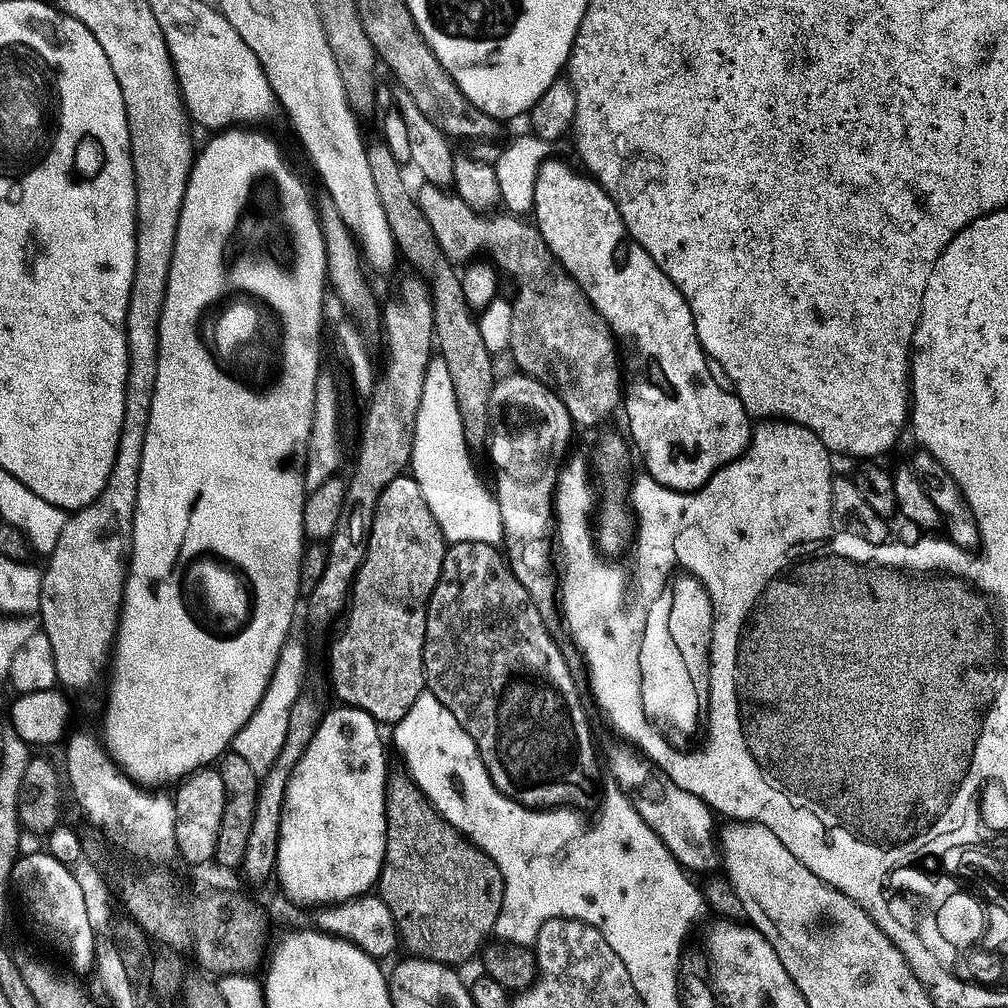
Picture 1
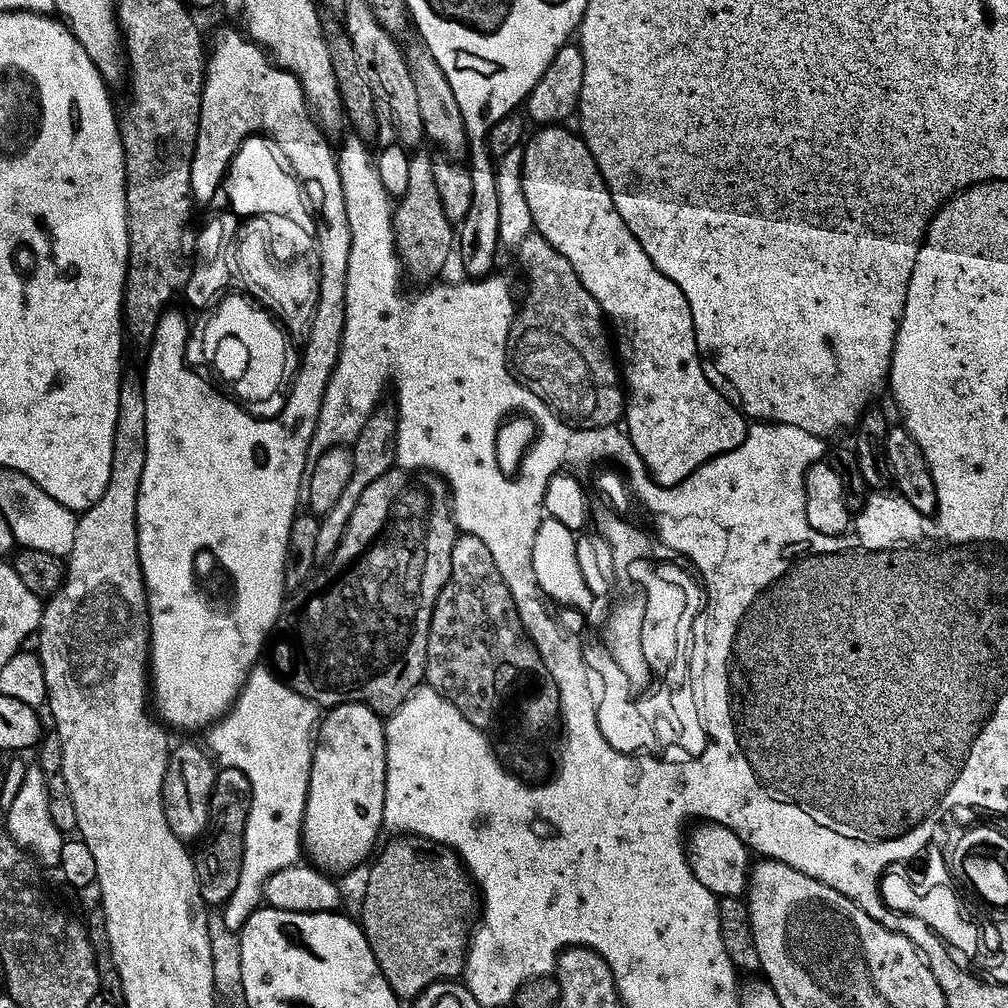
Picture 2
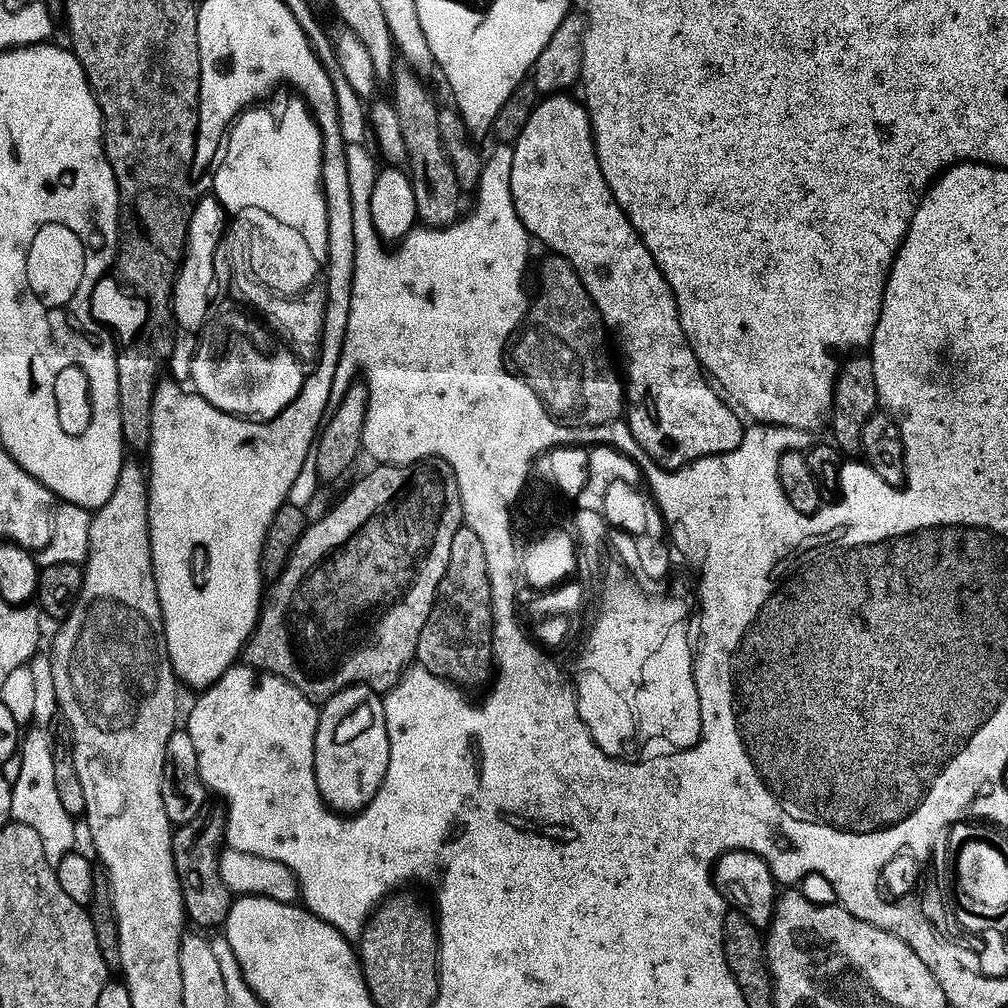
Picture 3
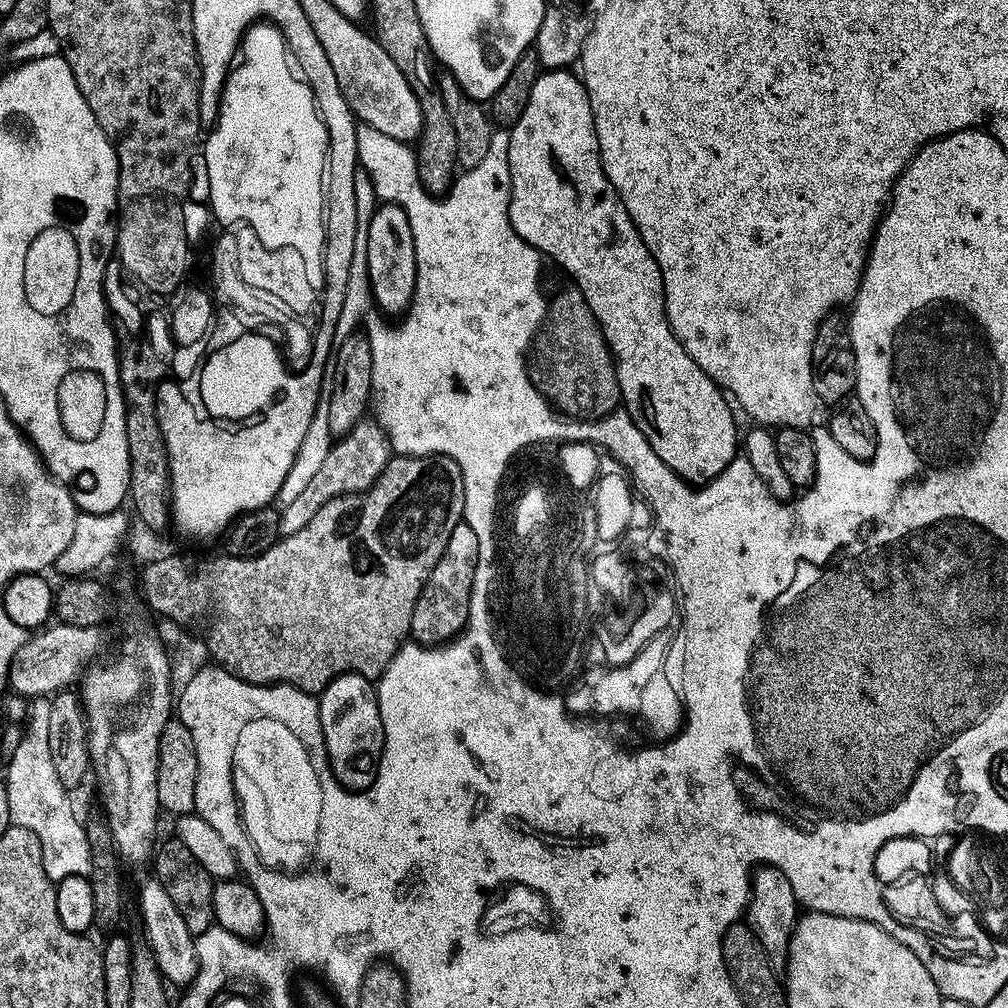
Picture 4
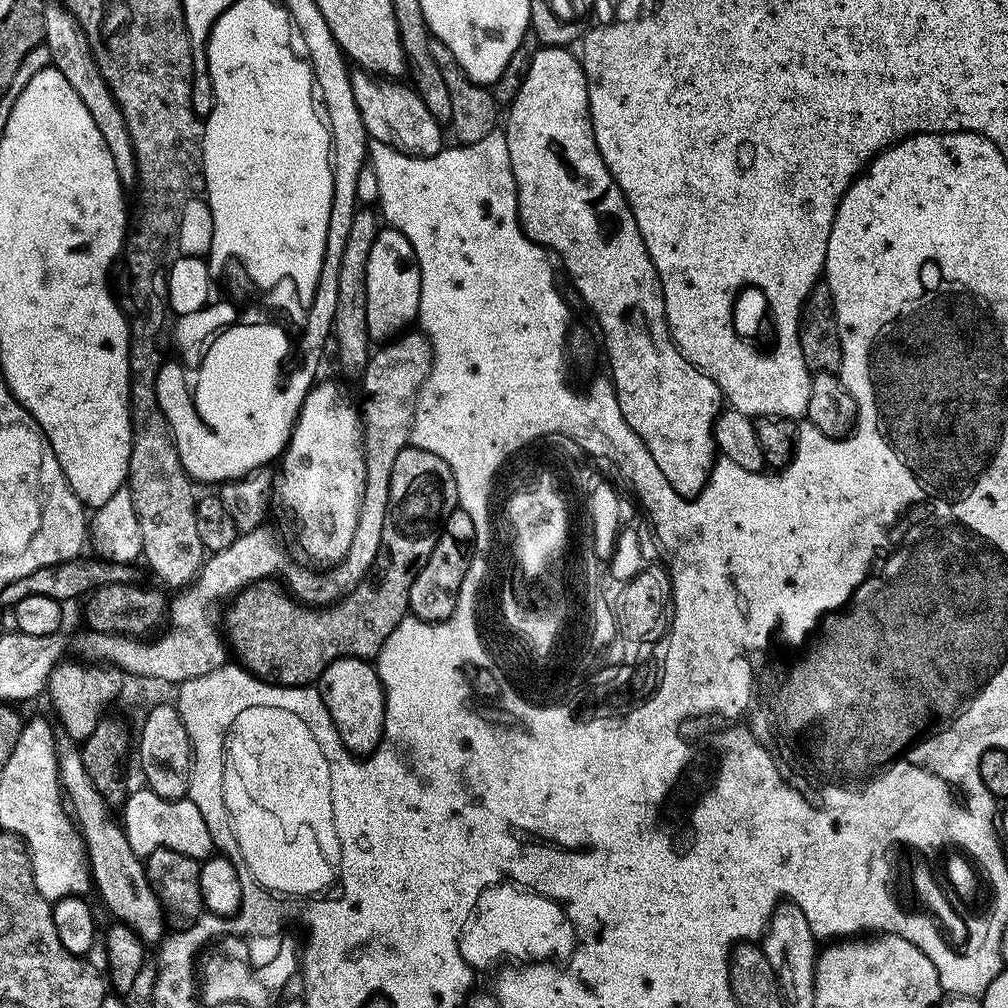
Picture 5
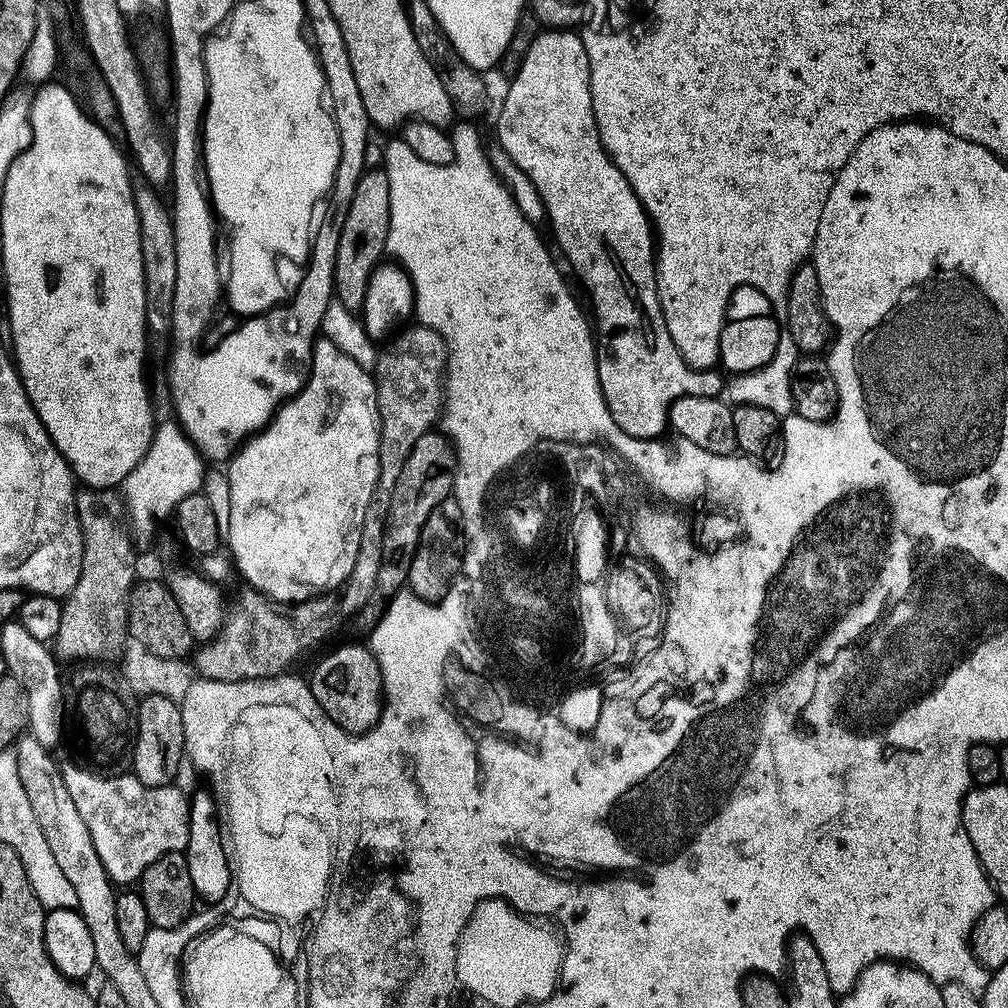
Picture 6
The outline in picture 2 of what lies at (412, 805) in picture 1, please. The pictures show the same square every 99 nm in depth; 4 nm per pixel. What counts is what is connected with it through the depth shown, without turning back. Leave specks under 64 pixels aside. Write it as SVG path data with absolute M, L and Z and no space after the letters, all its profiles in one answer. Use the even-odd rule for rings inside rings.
M392 838L384 848L384 853L380 857L375 857L376 865L368 872L368 885L364 888L364 920L362 927L366 938L370 942L370 950L374 950L374 958L390 986L394 990L401 1002L415 1002L428 987L444 981L455 981L463 977L464 961L468 955L468 945L470 943L470 933L474 928L474 921L478 916L478 889L464 867L459 855L455 851L449 850L443 846L432 846L428 848L419 848L417 841L412 838Z

